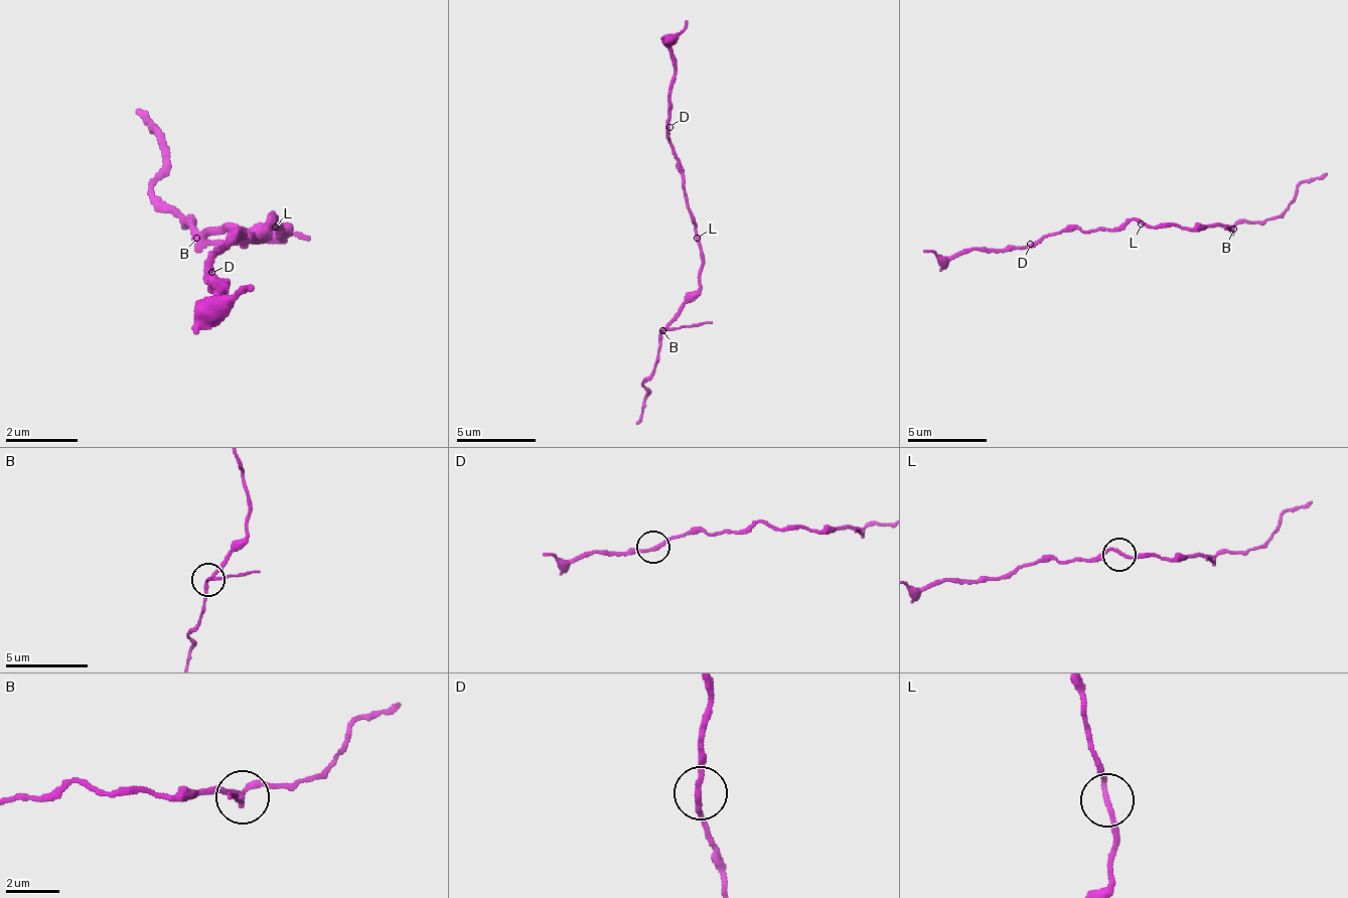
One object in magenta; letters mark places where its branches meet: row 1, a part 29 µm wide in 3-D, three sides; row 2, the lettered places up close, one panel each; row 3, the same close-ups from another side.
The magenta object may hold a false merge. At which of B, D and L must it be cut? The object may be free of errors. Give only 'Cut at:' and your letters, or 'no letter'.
Cut at: B

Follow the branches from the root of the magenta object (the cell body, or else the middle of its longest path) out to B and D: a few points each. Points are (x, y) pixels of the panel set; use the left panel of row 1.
B: (275, 217), (275, 227), (284, 236), (284, 227), (275, 236), (239, 236), (230, 227), (202, 227), (193, 236)
D: (275, 217), (248, 245), (239, 236), (211, 263), (211, 272)

